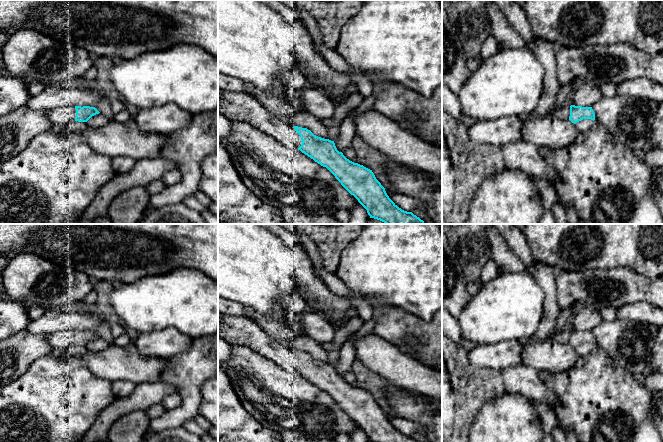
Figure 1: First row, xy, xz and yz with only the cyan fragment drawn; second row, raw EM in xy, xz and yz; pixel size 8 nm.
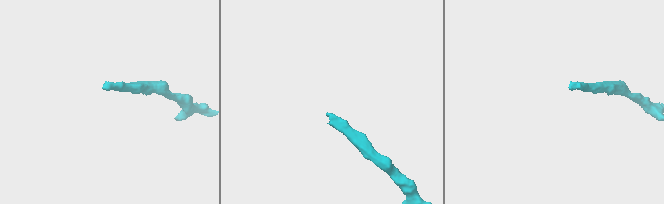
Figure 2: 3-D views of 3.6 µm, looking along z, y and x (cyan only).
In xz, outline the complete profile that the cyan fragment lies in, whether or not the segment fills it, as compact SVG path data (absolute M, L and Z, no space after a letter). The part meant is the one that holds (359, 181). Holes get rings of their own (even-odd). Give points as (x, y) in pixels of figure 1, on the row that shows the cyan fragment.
M218 88L218 113L230 120L251 124L326 167L367 210L370 218L385 224L425 224L412 212L399 208L389 198L372 170L347 159L337 150L334 141L318 137L307 128L292 127L279 121L272 117L258 100L246 92Z

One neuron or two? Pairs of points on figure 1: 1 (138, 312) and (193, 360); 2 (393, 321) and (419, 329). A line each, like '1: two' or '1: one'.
1: two
2: one

